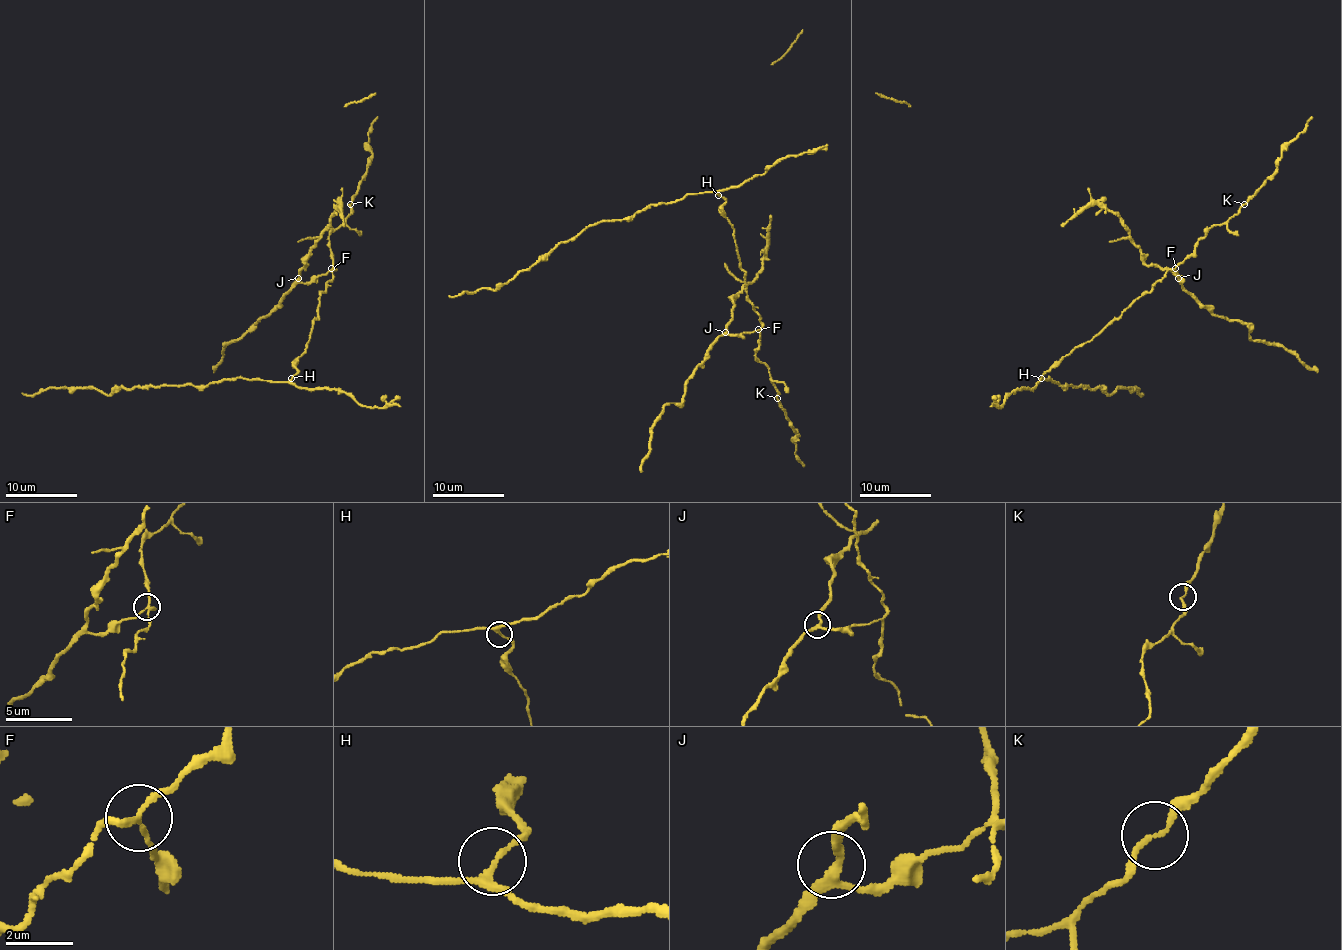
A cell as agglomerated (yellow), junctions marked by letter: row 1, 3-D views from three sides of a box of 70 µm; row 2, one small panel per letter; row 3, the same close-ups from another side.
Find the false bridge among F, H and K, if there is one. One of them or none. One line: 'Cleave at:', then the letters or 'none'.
Cleave at: F

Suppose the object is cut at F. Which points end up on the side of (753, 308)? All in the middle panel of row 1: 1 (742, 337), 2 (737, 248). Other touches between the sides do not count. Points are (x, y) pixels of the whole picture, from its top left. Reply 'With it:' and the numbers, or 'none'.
With it: 2

